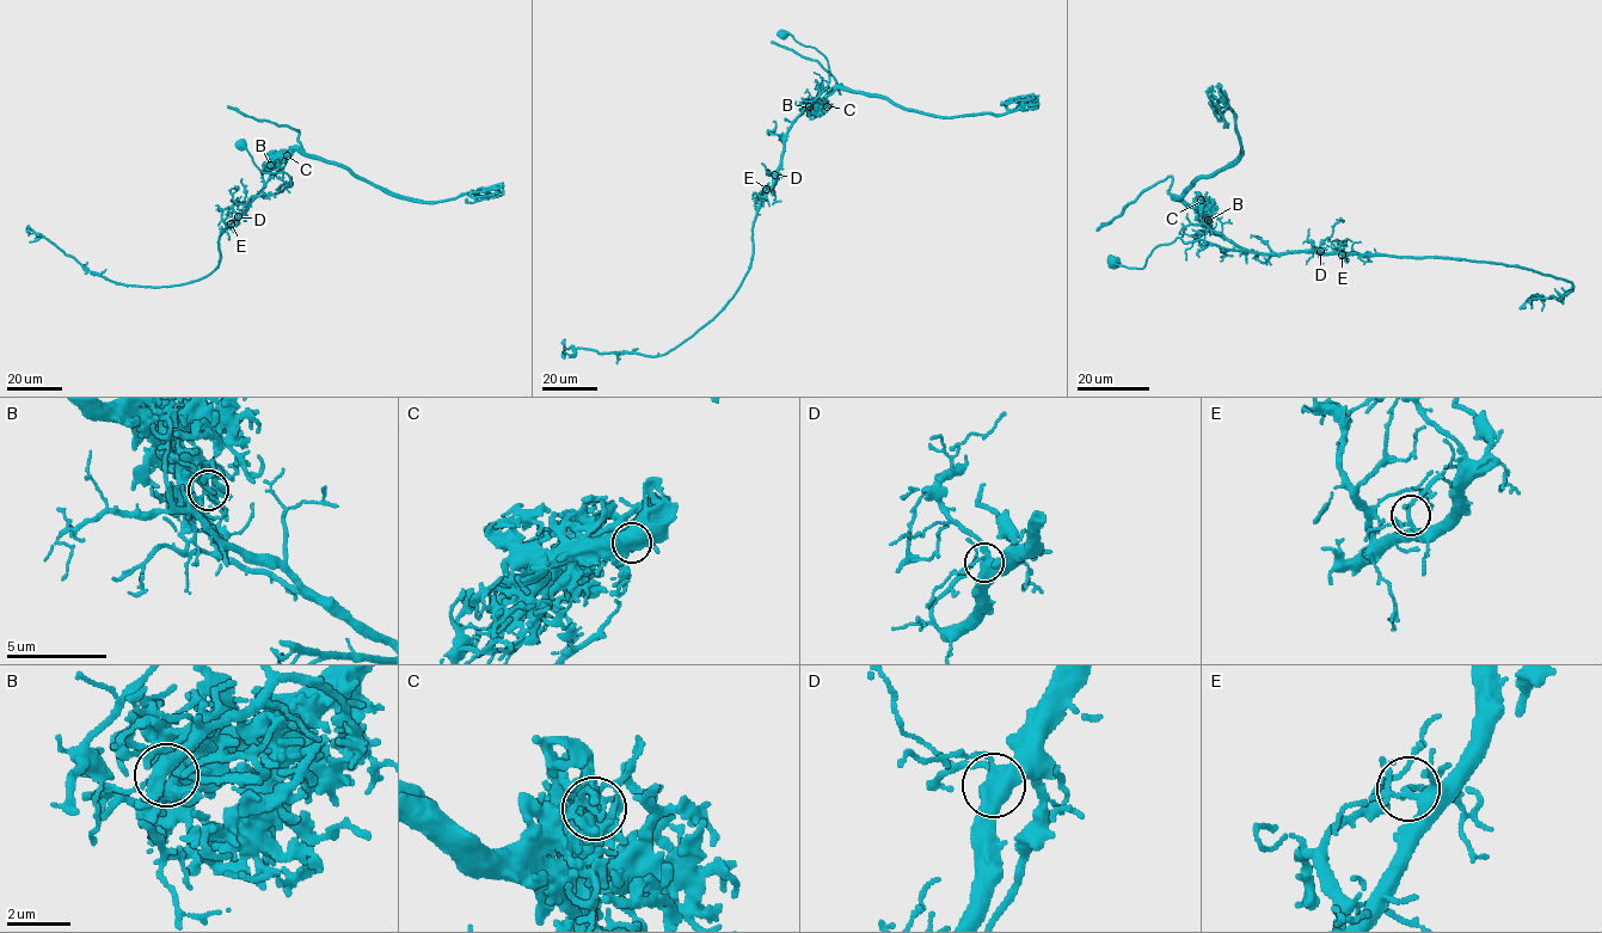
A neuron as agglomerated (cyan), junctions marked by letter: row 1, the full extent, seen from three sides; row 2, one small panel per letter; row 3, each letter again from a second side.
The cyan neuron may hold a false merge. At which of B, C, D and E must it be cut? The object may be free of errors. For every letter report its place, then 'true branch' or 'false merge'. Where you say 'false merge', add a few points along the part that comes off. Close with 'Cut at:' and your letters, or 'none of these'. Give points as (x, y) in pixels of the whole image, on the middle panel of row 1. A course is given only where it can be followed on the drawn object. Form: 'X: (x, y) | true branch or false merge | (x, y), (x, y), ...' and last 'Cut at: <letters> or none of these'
B: (809, 106) | false merge | (809, 106), (802, 105), (786, 136), (754, 220), (750, 268), (714, 315), (663, 355), (570, 348), (564, 357)
C: (827, 106) | true branch
D: (774, 175) | true branch
E: (766, 189) | true branch
Cut at: B

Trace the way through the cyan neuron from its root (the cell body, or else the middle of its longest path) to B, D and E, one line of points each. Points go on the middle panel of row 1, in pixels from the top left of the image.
B: (784, 34), (816, 48), (828, 61), (827, 87), (796, 120), (802, 105), (809, 106)
D: (784, 34), (821, 53), (830, 73), (827, 87), (792, 123), (786, 136), (781, 165), (774, 175)
E: (784, 34), (823, 55), (829, 81), (792, 123), (786, 136), (780, 167), (773, 184), (766, 189)

